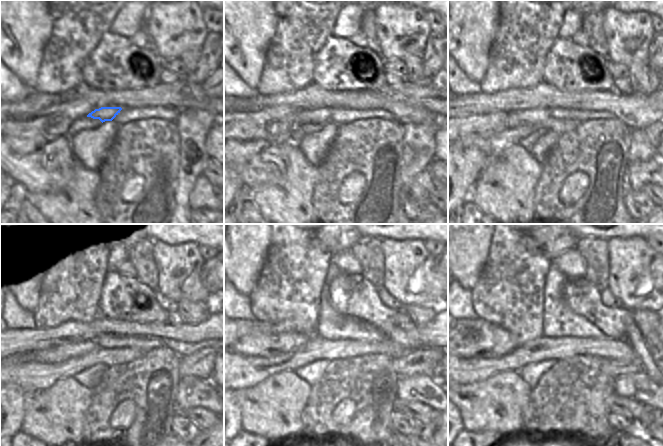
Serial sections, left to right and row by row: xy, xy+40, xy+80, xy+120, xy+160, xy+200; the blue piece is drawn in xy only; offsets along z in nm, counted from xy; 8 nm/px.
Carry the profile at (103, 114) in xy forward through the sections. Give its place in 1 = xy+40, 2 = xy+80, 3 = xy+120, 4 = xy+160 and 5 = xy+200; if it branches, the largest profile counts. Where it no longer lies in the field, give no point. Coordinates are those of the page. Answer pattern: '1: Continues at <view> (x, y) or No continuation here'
1: Continues at xy+40 (307, 116)
2: Continues at xy+80 (531, 116)
3: Continues at xy+120 (71, 348)
4: Continues at xy+160 (251, 342)
5: Continues at xy+200 (469, 338).

